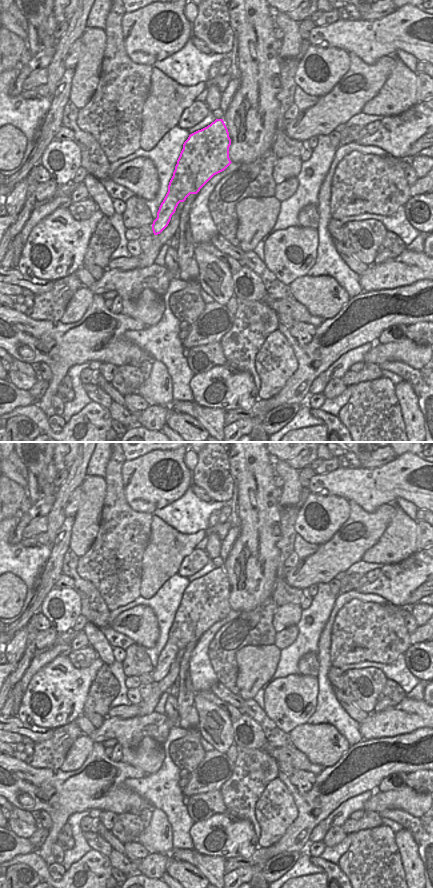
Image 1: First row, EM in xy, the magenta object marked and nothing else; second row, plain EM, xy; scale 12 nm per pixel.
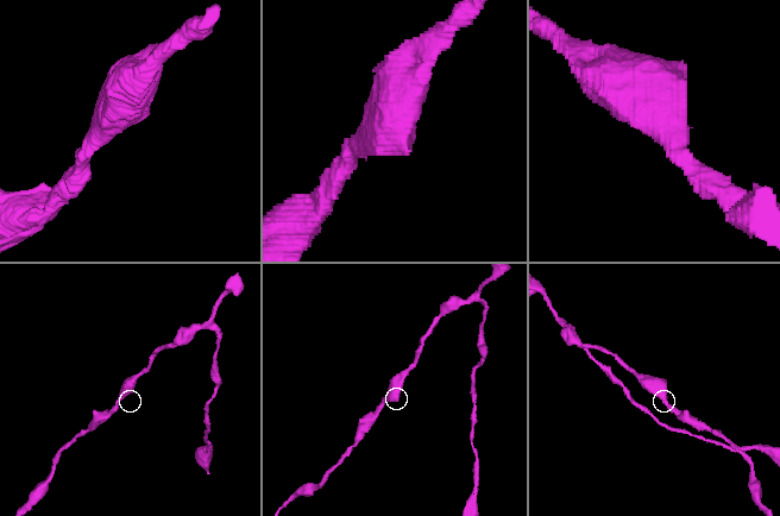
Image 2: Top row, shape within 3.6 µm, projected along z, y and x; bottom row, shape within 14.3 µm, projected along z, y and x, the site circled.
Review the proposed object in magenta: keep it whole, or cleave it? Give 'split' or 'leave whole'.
leave whole

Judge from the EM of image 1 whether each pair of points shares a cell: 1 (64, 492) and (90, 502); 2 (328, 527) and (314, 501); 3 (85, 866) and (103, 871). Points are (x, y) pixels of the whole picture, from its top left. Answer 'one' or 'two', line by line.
1: two
2: one
3: one

